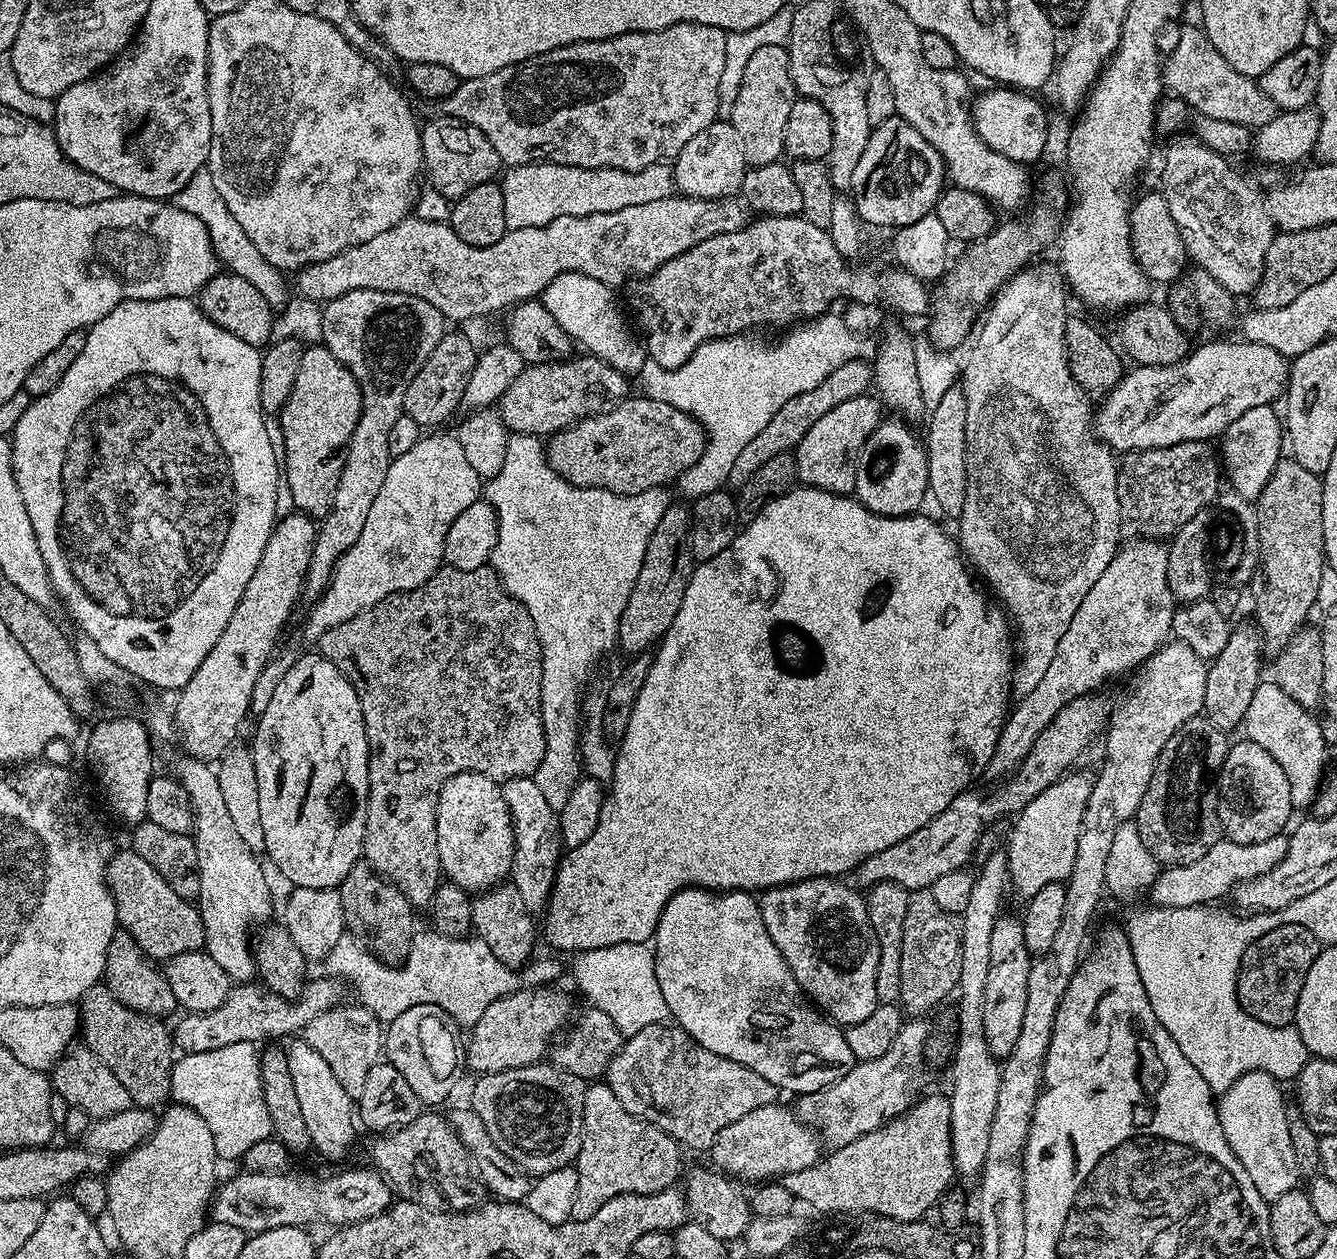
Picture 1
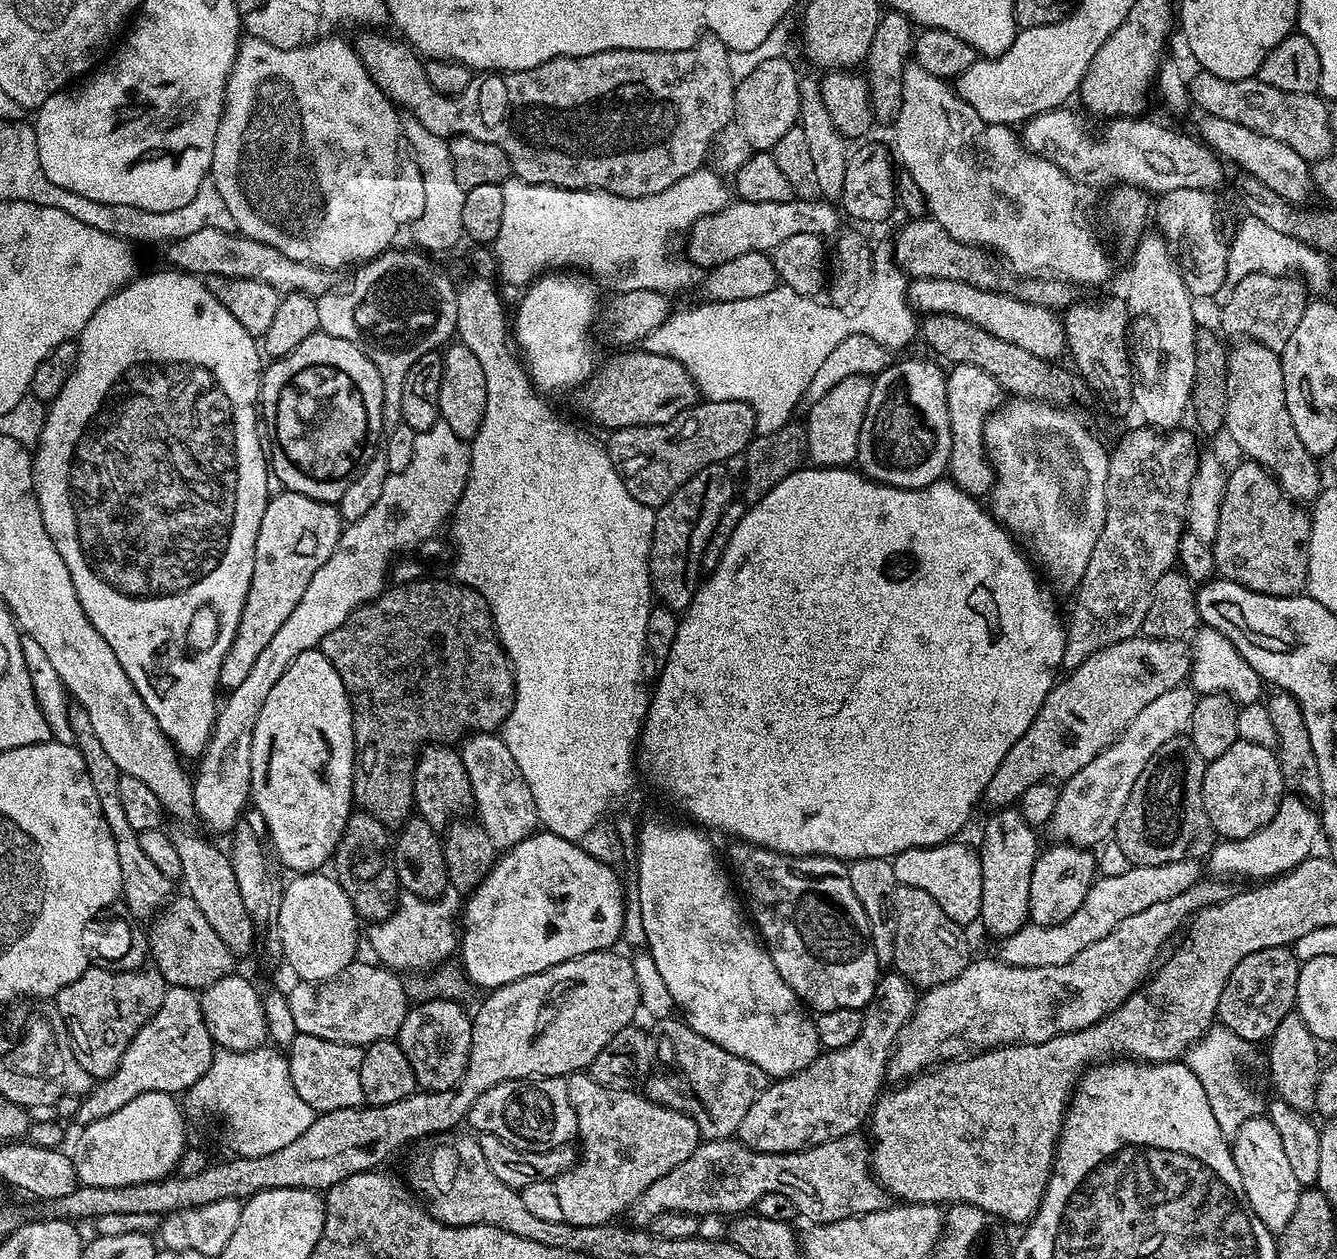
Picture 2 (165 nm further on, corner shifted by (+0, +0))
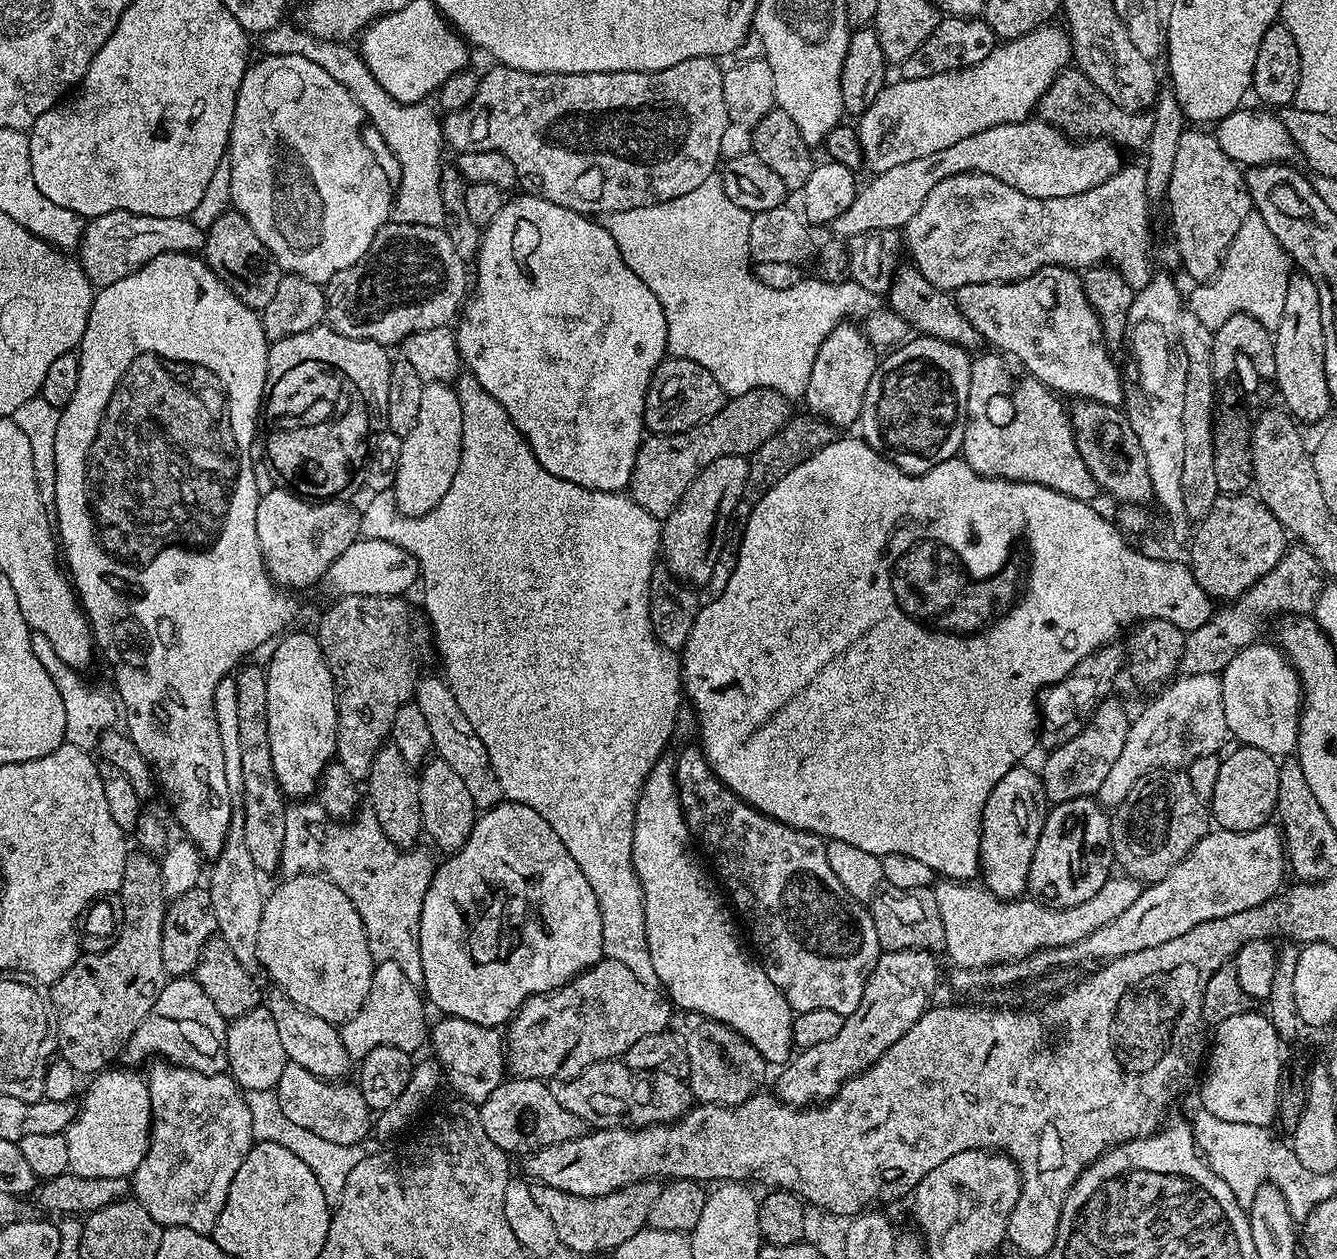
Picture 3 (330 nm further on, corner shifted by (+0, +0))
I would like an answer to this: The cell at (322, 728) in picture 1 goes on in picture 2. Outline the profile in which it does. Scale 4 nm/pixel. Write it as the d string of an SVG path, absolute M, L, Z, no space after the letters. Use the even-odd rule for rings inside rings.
M319 648L306 650L302 654L298 654L298 658L294 658L294 662L290 662L290 666L286 666L282 678L278 678L278 682L274 682L270 694L266 697L266 703L262 705L262 714L258 714L258 722L254 726L254 742L250 746L250 778L252 779L250 800L253 805L256 803L256 808L260 811L265 826L268 827L269 837L267 836L267 839L270 841L271 851L274 856L274 851L276 851L277 858L289 868L289 873L315 873L317 870L323 869L320 867L327 860L329 863L335 857L338 842L346 830L346 822L354 811L352 775L354 774L355 761L356 743L354 742L354 726L352 725L352 703L348 701L346 686L338 674L338 670L334 670L334 666L324 657Z

